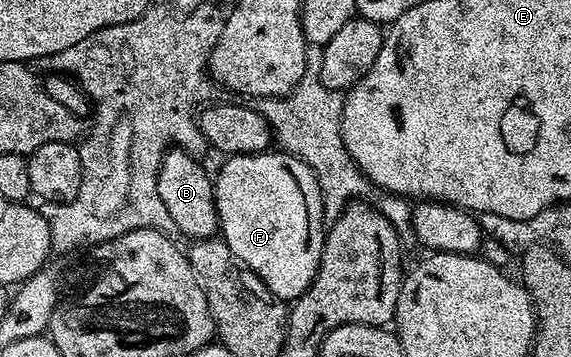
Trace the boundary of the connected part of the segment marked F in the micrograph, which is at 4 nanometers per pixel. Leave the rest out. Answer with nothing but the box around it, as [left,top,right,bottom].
[214,151,326,303]

